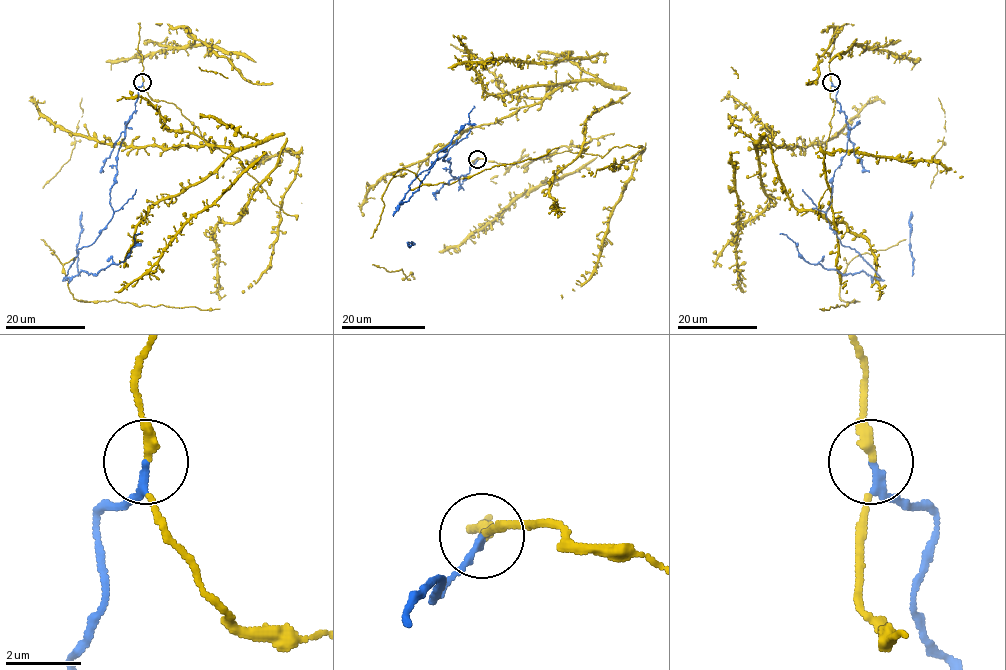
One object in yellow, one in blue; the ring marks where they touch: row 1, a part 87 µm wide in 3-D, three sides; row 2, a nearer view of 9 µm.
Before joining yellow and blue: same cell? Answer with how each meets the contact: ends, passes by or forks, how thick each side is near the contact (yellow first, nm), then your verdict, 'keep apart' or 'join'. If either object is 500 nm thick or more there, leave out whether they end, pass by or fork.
yellow passes by; blue ends there; 200 nm thick on the yellow side, 200 nm on the other; keep apart

